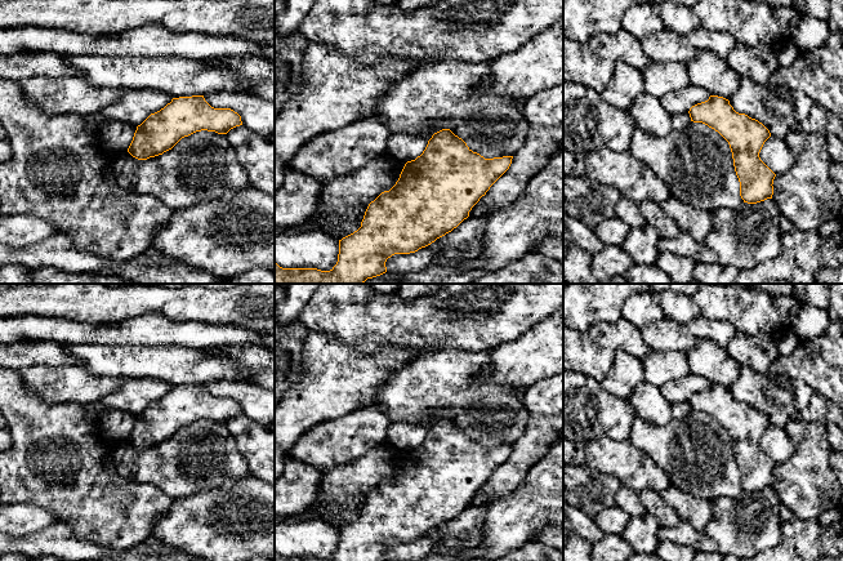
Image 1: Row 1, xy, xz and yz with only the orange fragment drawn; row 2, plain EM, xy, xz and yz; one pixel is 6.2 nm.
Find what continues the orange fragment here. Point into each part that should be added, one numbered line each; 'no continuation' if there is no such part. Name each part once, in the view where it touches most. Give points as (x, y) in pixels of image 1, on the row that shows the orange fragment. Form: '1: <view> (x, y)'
no continuation

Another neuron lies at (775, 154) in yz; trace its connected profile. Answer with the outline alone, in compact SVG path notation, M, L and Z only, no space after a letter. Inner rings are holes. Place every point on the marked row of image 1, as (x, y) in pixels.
M773 135L764 142L759 157L776 175L786 173L794 165L794 155L784 138Z

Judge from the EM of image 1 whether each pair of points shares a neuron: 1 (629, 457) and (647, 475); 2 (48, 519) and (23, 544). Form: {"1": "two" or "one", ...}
{"1": "one", "2": "two"}

